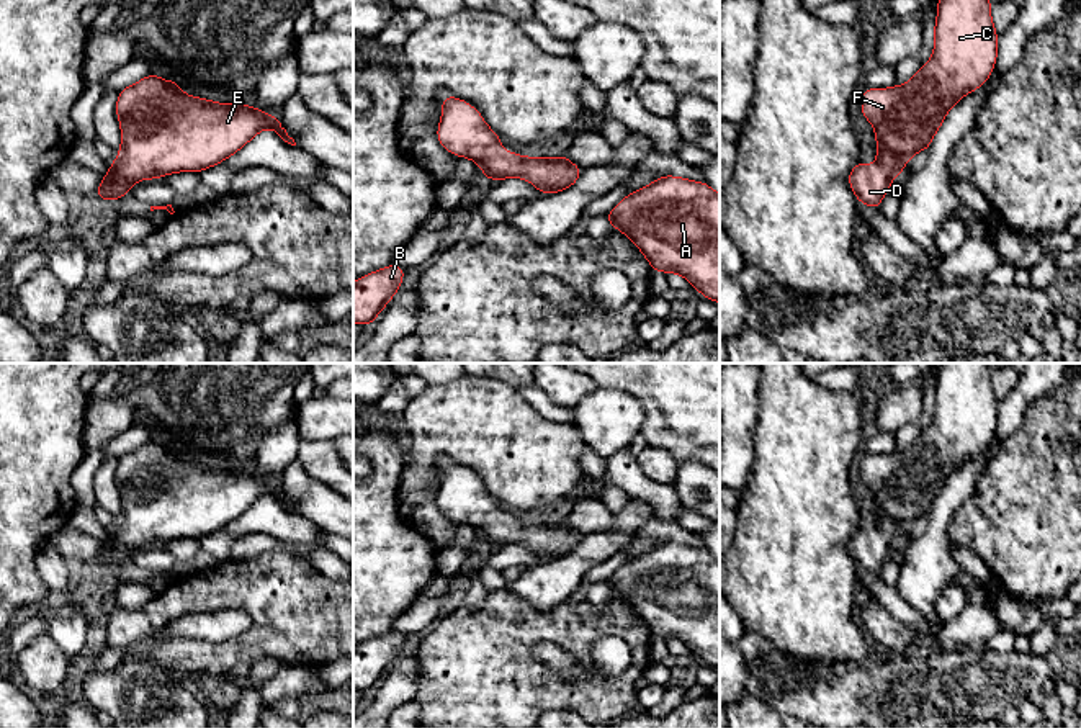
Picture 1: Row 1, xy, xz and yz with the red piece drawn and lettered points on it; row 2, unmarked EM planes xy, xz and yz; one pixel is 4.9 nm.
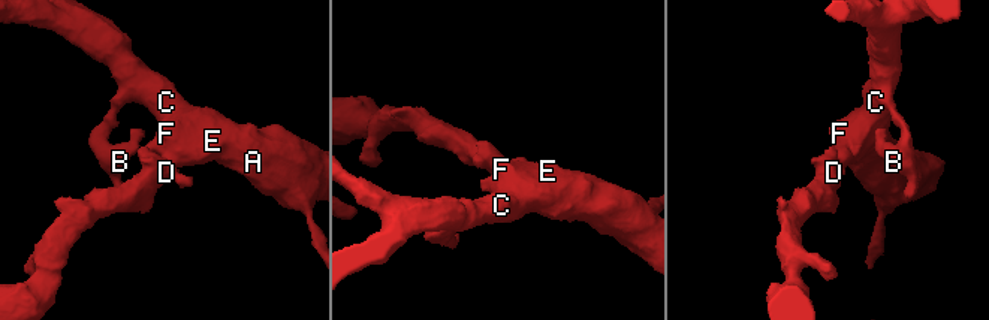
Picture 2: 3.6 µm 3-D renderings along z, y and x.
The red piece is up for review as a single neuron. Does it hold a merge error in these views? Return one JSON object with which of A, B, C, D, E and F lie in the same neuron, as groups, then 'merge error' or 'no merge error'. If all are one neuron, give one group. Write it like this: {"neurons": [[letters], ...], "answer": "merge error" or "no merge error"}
{"neurons": [["A", "B", "C", "D", "E", "F"]], "answer": "no merge error"}

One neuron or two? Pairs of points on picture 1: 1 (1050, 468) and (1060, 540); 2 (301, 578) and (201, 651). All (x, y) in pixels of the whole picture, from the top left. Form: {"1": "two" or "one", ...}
{"1": "one", "2": "one"}

